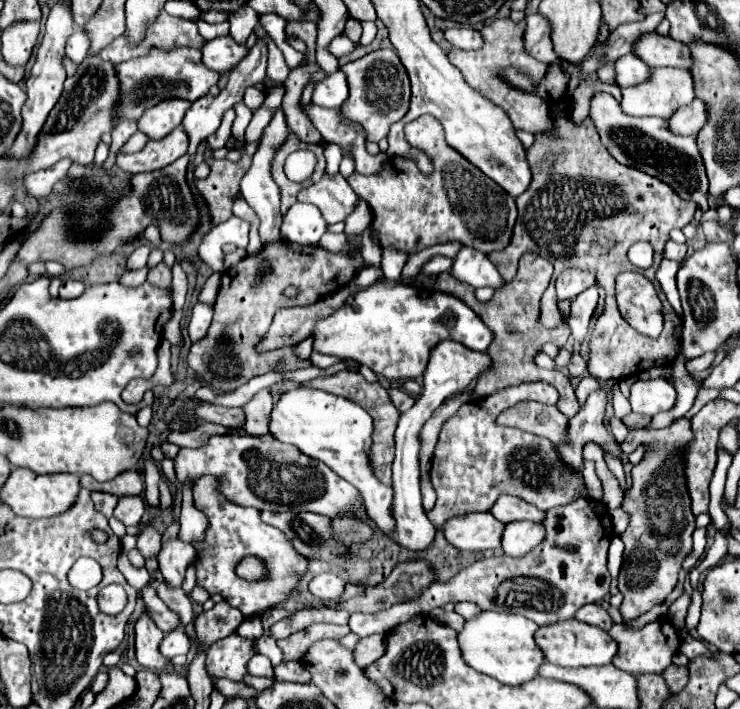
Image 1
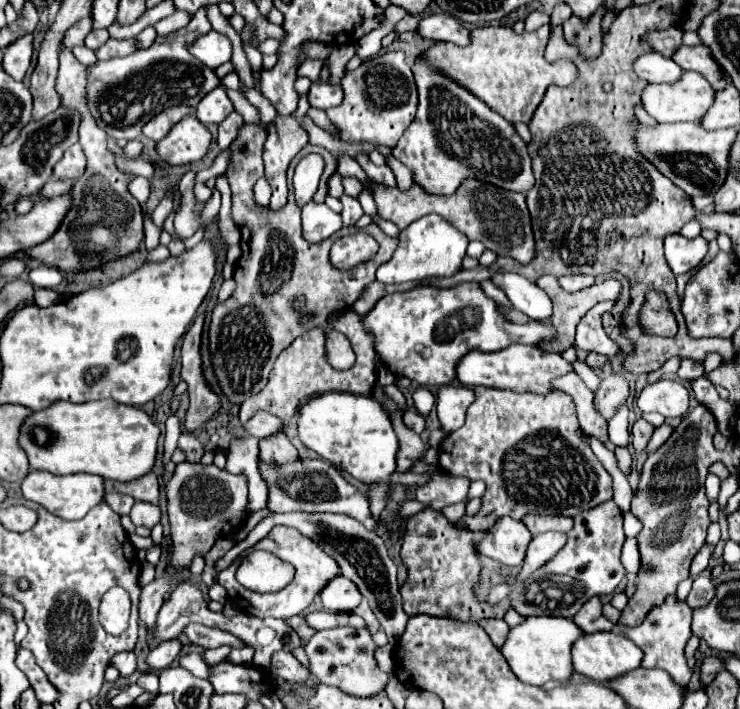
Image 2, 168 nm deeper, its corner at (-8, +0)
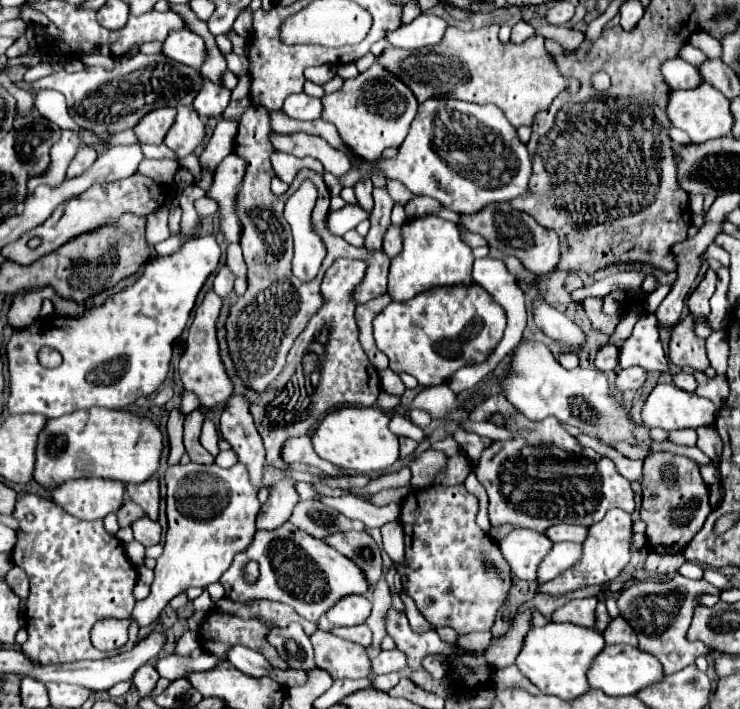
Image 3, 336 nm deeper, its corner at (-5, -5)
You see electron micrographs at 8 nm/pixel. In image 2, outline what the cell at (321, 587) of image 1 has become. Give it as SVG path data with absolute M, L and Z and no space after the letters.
M342 575L326 583L326 587L320 591L320 597L322 597L324 609L328 611L352 611L354 607L358 607L362 599L358 587Z

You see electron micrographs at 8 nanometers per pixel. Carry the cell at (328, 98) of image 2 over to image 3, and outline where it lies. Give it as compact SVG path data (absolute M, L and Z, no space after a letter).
M301 92L287 96L281 110L293 120L317 120L321 116L321 100Z

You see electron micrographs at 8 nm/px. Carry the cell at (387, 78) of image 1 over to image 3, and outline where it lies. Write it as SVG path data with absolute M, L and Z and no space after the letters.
M373 64L363 74L345 80L341 90L323 96L321 104L321 118L337 128L339 136L353 156L367 162L377 160L385 148L403 144L419 108L413 92L409 92L409 88L405 88L405 84L397 80L397 76L385 72L385 68L379 68L379 64Z

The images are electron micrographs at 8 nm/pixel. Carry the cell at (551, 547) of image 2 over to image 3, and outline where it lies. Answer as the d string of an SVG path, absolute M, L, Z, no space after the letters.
M569 542L553 544L553 552L549 552L549 556L545 556L545 560L541 562L537 582L539 584L549 582L555 576L567 572L571 566L575 566L579 562L581 556L583 556L581 544L569 544Z

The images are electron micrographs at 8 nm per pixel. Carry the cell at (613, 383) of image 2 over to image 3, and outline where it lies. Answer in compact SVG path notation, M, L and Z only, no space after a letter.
M633 366L633 368L625 368L617 374L617 390L627 390L627 388L641 388L647 380L647 370L641 366Z

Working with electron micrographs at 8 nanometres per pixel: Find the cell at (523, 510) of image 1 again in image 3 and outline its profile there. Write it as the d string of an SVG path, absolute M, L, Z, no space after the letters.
M559 524L549 528L545 536L549 536L553 542L585 542L589 528L585 526L569 526L569 524Z

